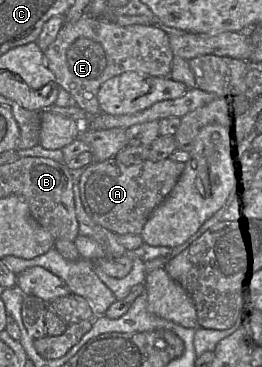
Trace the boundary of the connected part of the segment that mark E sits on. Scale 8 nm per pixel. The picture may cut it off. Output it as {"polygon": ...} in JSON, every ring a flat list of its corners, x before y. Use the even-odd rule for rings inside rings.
{"polygon":[[84,16,74,22,65,22,55,40,44,51,44,56,58,85,69,92,76,106,91,117,103,113,97,93,105,81,124,72,168,77,174,54,169,36,156,25,120,26,113,20]]}

